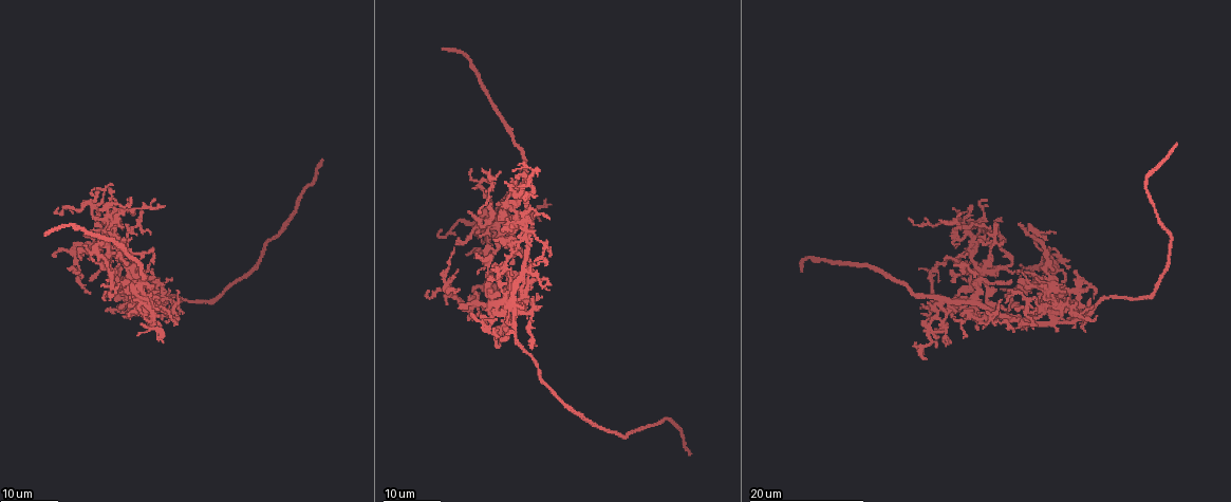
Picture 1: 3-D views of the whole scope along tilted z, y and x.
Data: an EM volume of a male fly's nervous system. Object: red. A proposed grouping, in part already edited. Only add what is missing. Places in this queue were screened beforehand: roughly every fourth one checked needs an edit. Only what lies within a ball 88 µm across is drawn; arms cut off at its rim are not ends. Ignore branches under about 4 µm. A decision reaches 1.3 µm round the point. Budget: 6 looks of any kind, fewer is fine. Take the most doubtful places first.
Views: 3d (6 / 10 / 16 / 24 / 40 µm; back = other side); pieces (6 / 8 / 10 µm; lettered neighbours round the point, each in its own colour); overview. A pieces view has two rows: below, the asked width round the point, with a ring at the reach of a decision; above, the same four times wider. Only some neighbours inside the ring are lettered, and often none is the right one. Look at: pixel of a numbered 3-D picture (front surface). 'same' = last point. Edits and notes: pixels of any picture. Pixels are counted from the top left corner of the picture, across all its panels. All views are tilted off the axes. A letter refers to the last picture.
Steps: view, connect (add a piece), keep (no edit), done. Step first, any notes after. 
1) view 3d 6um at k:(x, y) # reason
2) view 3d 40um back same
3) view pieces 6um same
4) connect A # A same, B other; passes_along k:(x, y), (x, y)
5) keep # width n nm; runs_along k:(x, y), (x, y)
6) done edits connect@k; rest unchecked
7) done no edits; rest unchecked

view 3d 16um at 1:(1085, 331) # tapers out

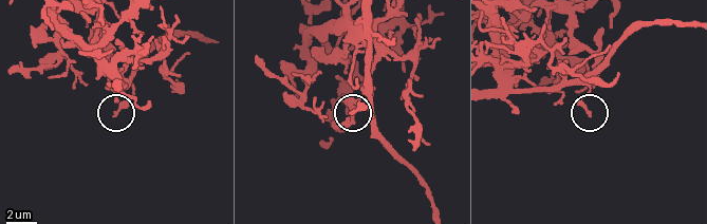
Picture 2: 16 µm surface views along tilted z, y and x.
view pieces 8um at 2:(587, 115)

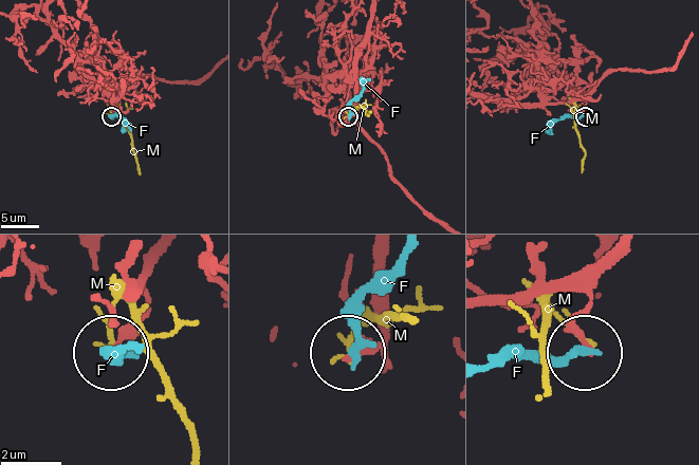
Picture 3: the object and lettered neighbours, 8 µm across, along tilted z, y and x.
keep # F other, M other; runs_along 3:(488, 298), (578, 292), (586, 350); none of them fits

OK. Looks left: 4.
view 3d 16um at 1:(480, 235) # branch stops here

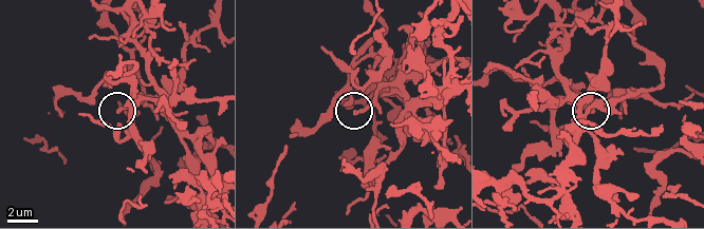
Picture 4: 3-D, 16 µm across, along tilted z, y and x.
view pieces 6um at 4:(116, 111) # see the neighbours

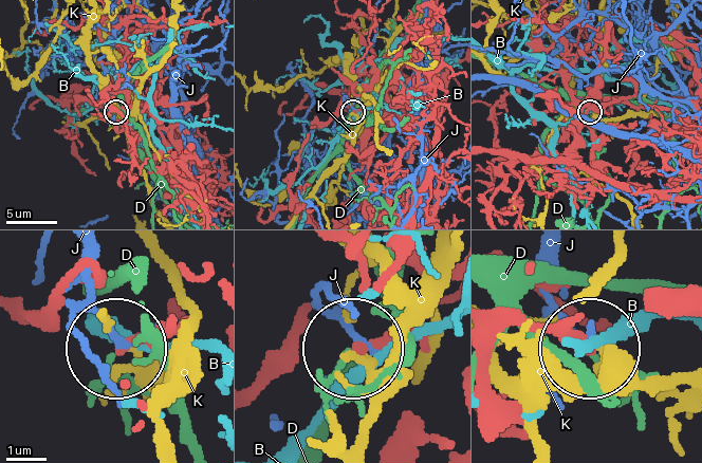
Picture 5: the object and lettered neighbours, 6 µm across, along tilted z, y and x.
keep # B other, D other, J other, K other; runs_along 5:(168, 322), (118, 347); none of them fits

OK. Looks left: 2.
view 3d 16um at 1:(140, 212)

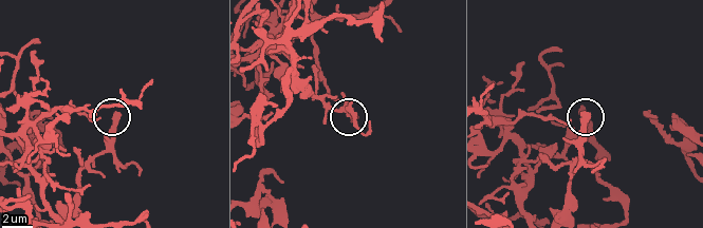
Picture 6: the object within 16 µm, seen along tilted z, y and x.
view pieces 10um at 6:(119, 113)

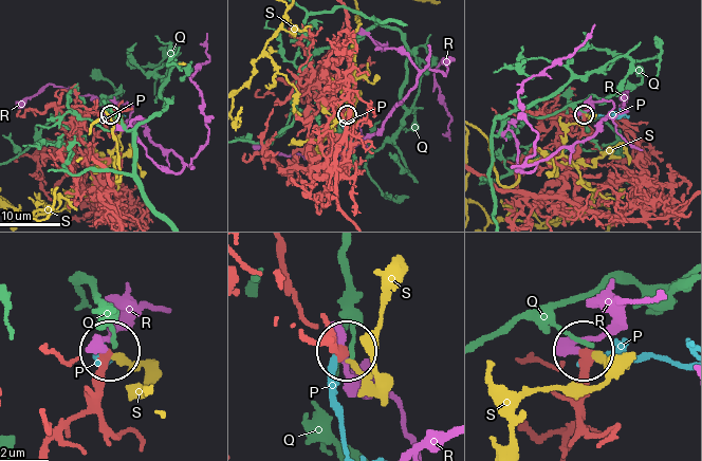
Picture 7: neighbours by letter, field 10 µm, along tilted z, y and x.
keep # P other, Q other, R other, S other; runs_along 7:(567, 202), (562, 187), (577, 148), (583, 114); no lettered piece goes on from it

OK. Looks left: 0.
done no edits; rest unchecked

